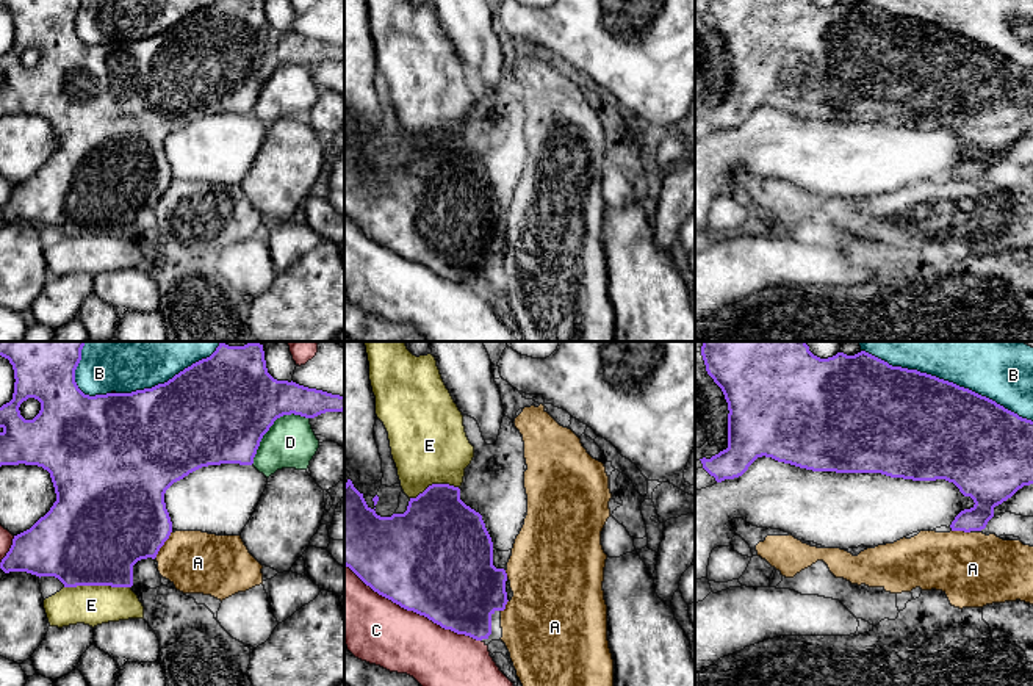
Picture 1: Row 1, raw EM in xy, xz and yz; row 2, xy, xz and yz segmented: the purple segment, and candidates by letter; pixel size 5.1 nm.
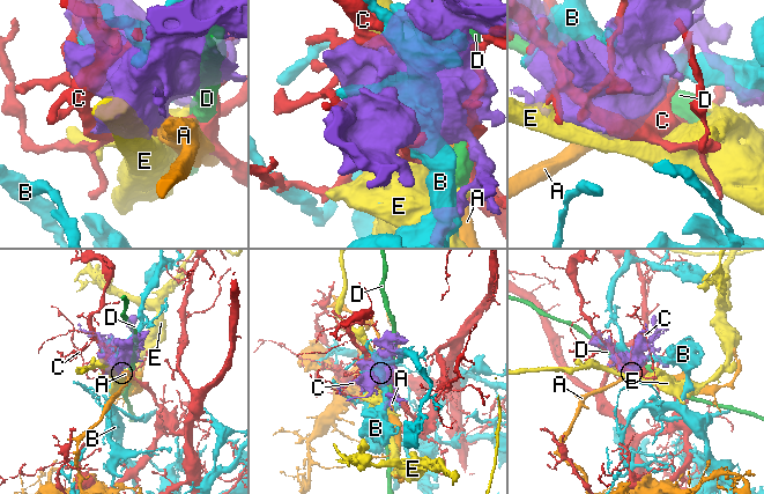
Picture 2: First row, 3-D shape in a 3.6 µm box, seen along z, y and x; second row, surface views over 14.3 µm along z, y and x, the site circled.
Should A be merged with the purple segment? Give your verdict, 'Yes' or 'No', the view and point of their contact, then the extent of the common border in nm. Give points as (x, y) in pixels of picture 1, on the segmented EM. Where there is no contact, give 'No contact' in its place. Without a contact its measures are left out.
Yes. Touches purple at xy (163, 544). Shared border 170 nm

